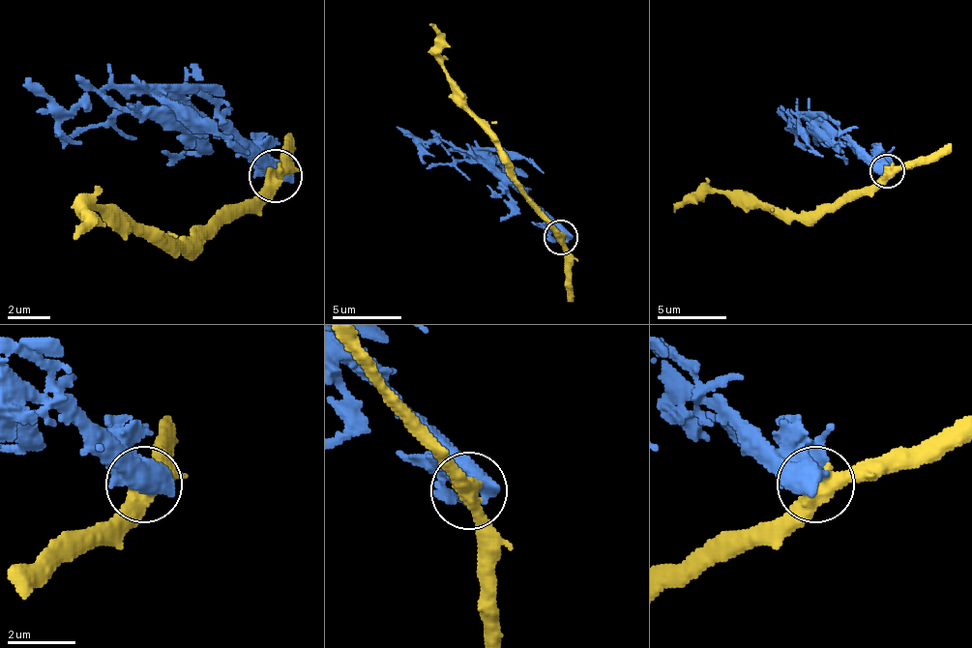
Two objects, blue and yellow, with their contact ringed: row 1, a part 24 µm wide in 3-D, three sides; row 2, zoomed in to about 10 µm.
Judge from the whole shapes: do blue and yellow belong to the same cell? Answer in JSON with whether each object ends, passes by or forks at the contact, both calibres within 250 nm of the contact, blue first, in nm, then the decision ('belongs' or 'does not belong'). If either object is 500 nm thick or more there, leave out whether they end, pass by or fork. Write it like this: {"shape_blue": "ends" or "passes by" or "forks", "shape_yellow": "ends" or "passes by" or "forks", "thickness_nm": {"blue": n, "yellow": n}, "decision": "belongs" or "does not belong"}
{"thickness_nm": {"blue": 750, "yellow": 480}, "decision": "does not belong"}

